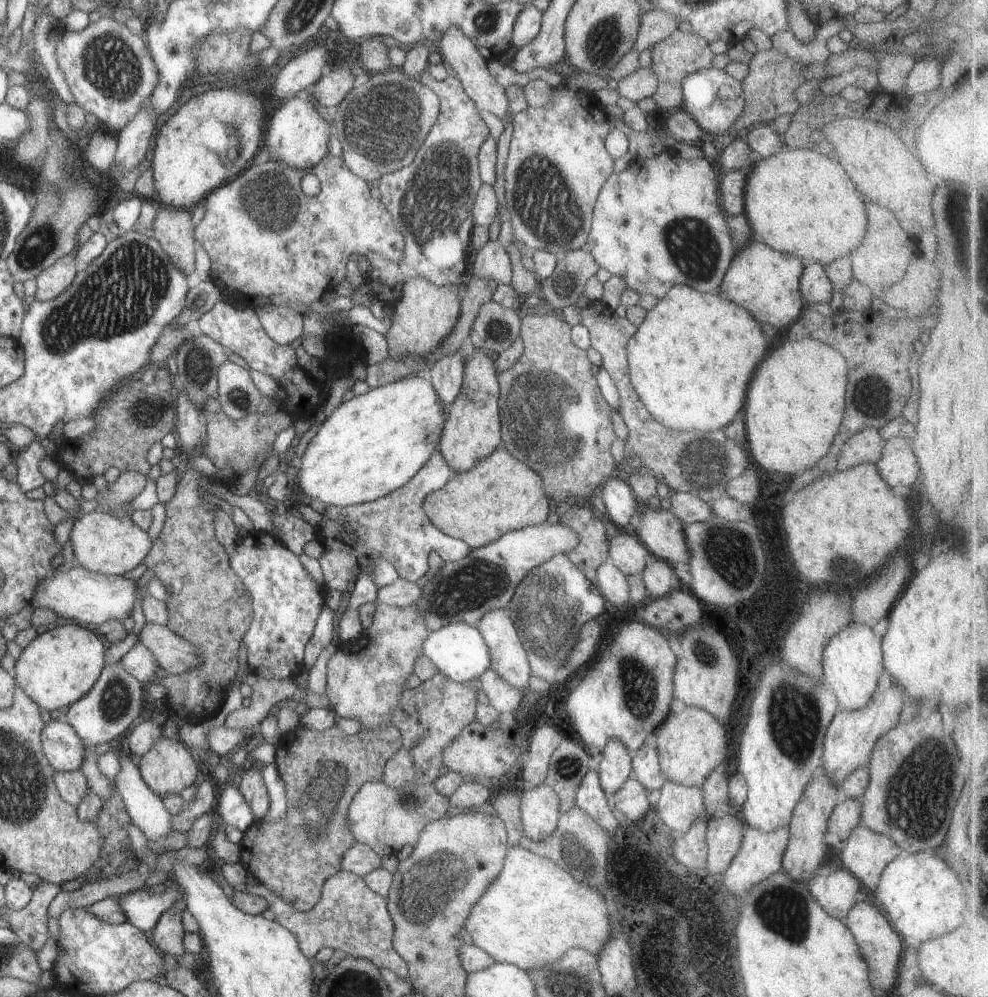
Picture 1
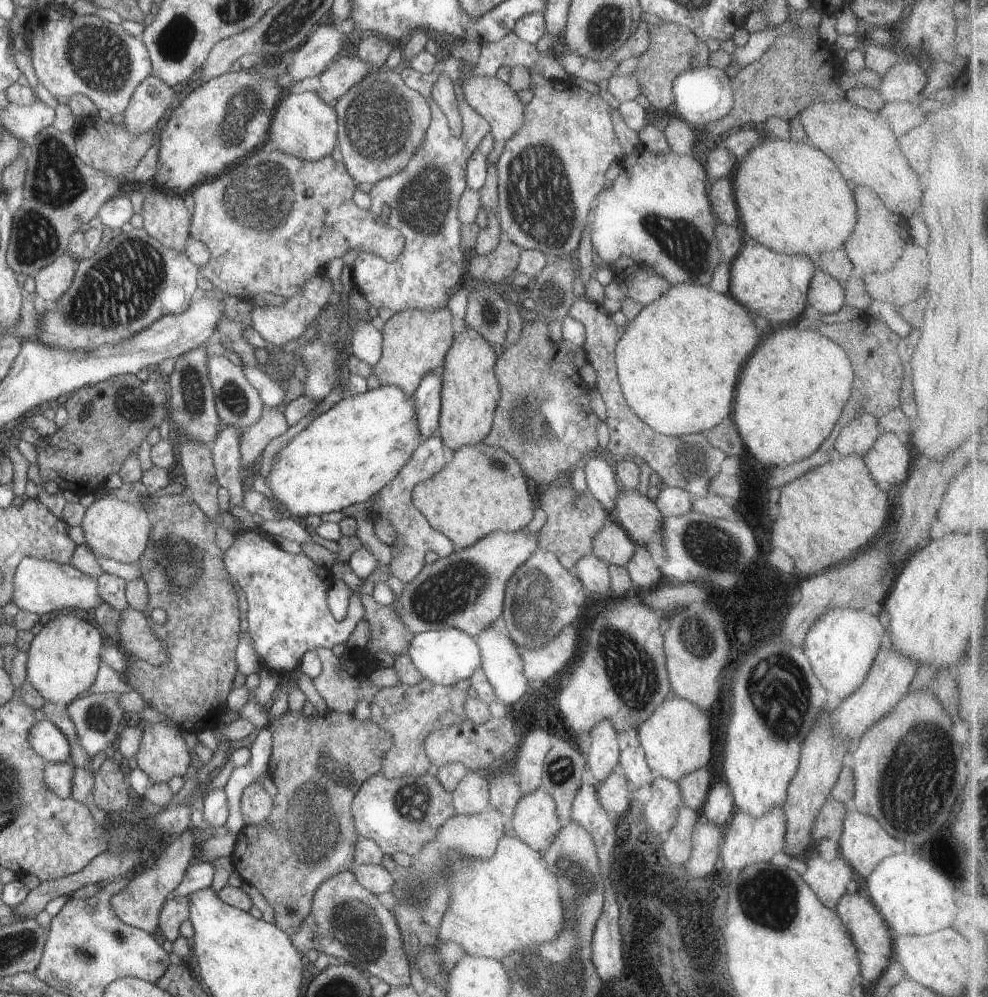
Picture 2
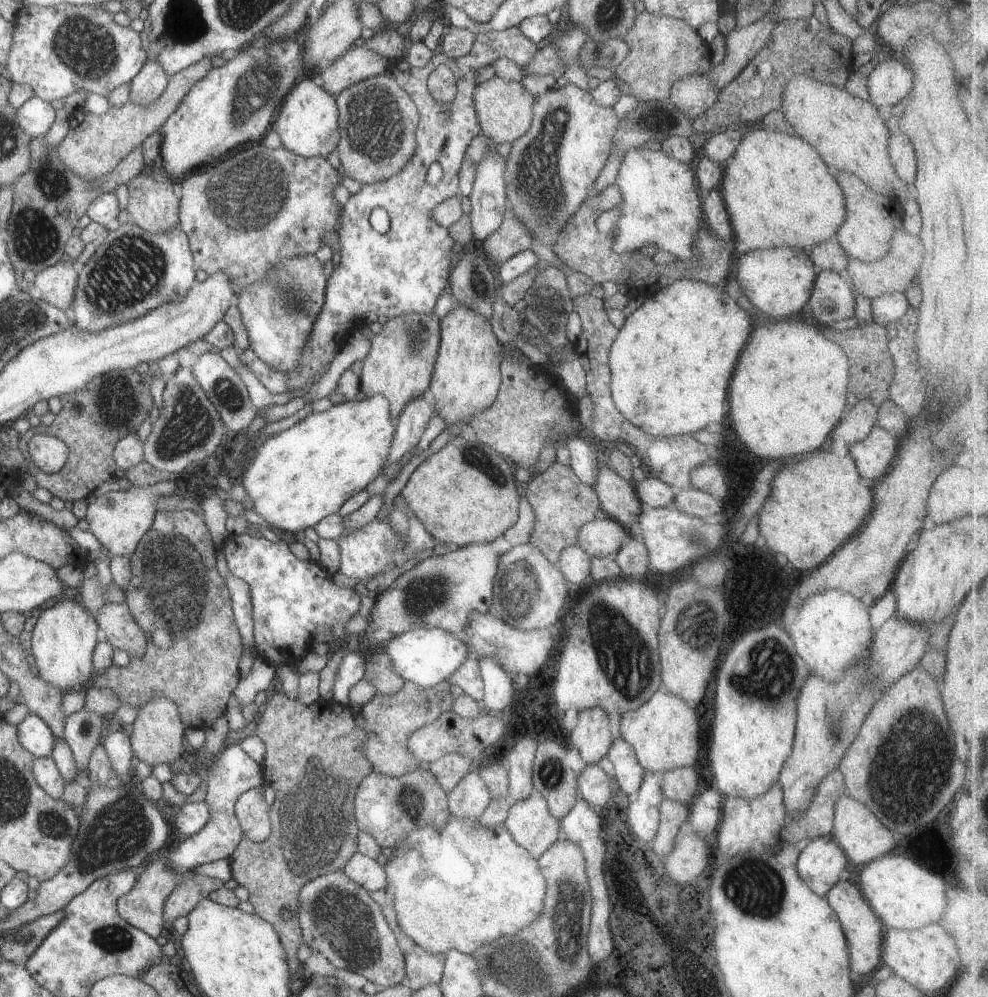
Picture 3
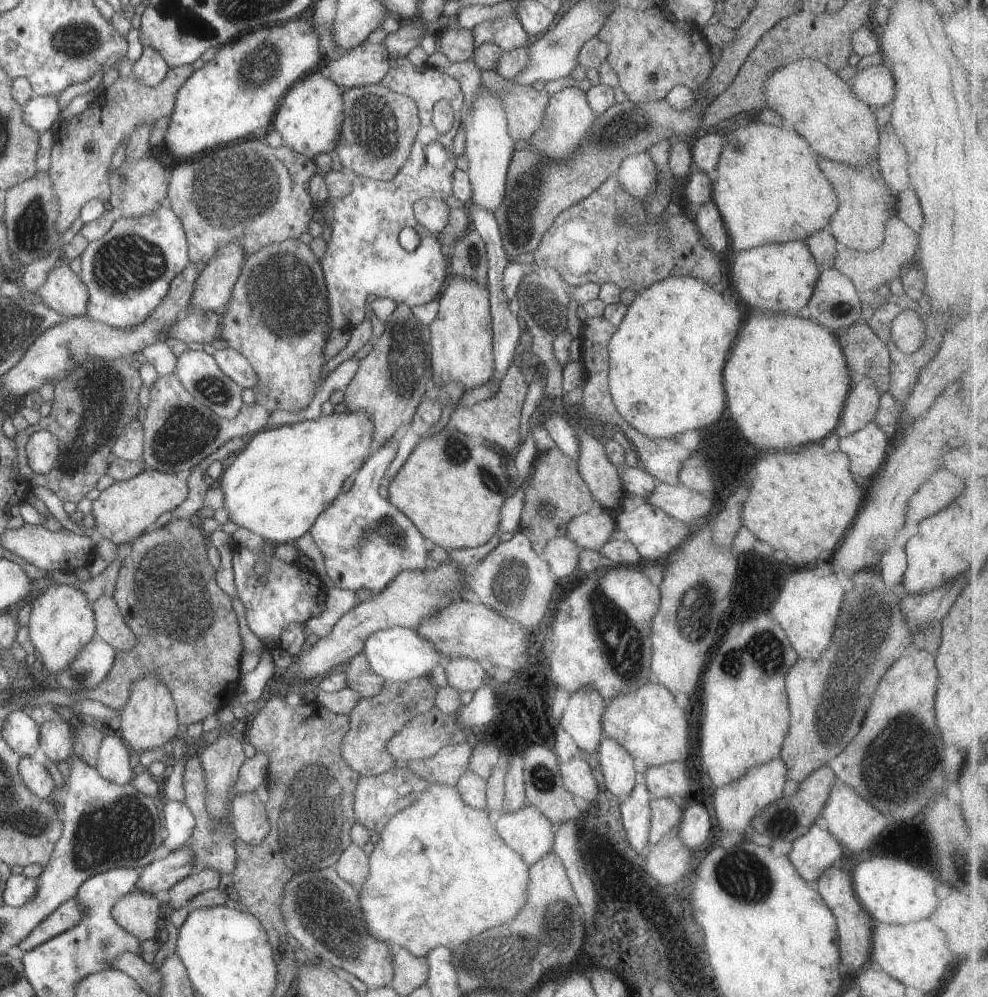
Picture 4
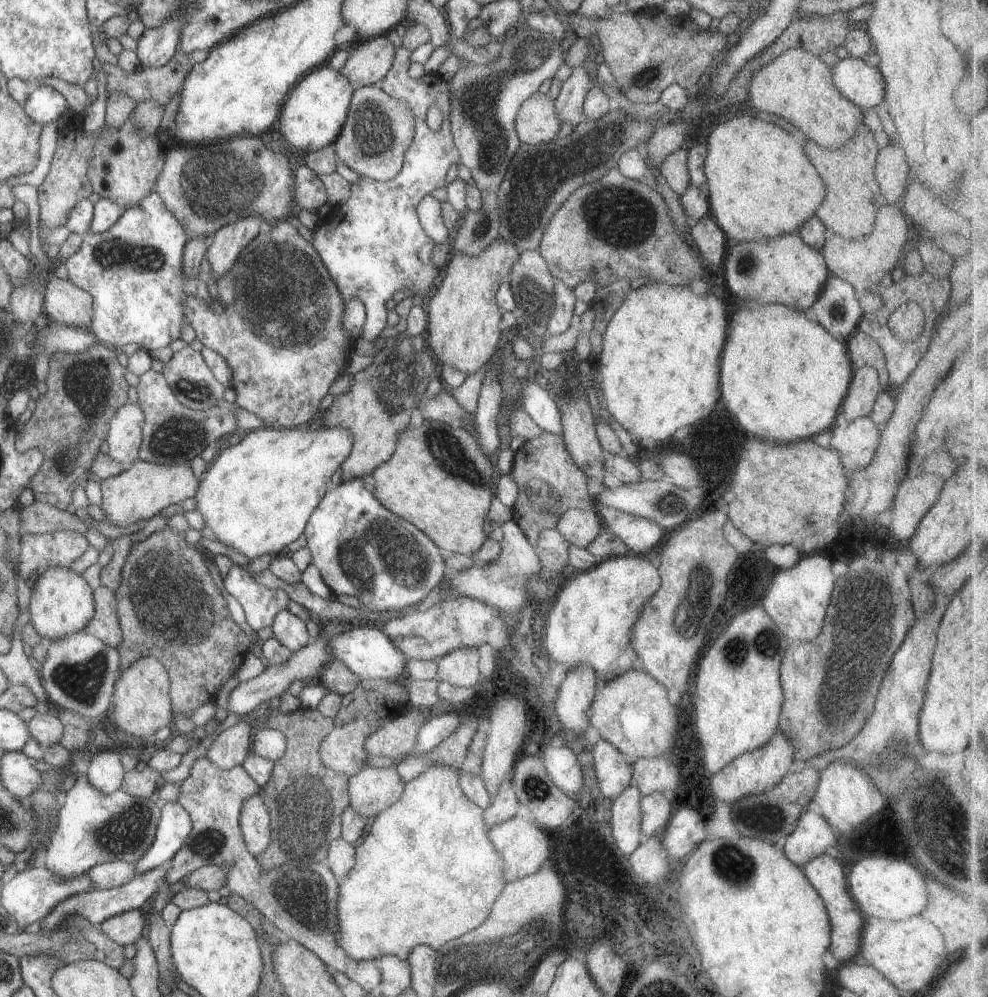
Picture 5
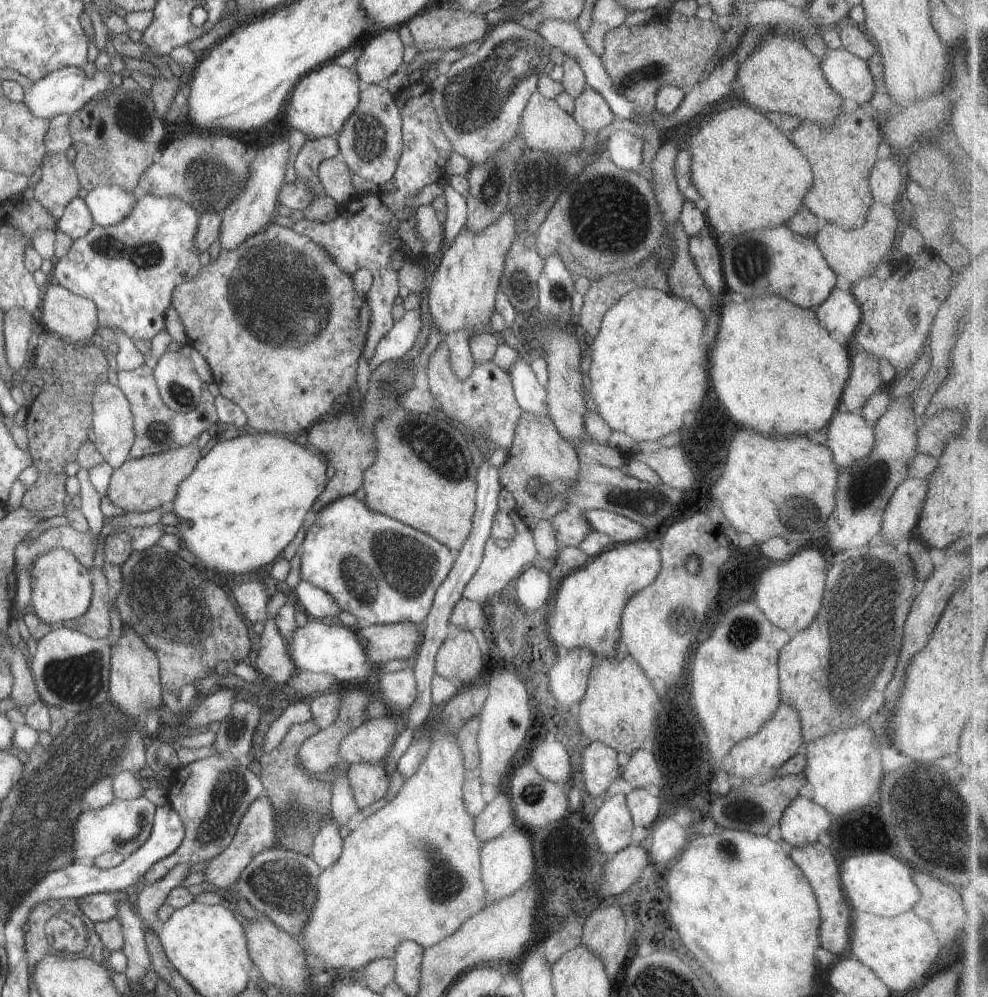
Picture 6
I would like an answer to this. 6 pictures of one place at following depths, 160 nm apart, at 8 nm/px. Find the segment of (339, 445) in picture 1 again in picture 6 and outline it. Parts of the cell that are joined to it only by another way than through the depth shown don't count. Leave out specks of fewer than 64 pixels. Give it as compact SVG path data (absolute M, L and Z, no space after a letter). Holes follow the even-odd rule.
M244 430L238 437L232 440L221 438L217 444L198 461L192 474L187 476L178 485L176 498L172 504L170 504L170 506L173 506L173 512L179 520L179 525L176 526L176 528L178 534L181 536L184 552L188 552L188 550L194 552L206 568L212 568L212 570L222 572L222 574L224 574L224 580L228 580L230 583L240 578L250 576L250 572L255 572L256 569L264 568L264 566L272 564L272 562L282 556L284 548L294 540L294 536L298 534L298 530L302 528L302 524L304 524L304 520L306 520L306 512L315 506L321 492L324 492L327 482L329 481L326 477L326 468L331 464L328 461L328 458L326 458L323 452L309 445L301 446L295 442L294 437L285 435Z

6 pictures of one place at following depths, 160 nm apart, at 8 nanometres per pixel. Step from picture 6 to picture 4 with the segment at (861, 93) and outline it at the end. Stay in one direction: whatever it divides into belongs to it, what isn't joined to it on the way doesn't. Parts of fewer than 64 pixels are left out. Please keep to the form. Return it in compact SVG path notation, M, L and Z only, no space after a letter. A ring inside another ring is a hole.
M887 63L858 70L850 85L856 98L873 110L890 106L896 94L894 76Z

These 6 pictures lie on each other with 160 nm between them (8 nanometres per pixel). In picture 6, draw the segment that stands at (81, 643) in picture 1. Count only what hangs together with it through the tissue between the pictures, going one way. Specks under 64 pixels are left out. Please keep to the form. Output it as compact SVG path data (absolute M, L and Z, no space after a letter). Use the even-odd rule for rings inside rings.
M49 550L33 562L29 573L32 587L30 608L42 622L52 627L62 626L62 623L80 619L89 610L93 598L92 580L85 565L70 551Z

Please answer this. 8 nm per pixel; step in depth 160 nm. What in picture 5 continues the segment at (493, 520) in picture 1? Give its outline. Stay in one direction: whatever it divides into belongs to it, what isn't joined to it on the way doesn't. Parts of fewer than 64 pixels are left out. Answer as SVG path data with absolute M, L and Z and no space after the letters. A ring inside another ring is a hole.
M424 420L419 428L408 426L398 437L394 454L386 464L374 469L372 475L376 480L376 492L373 495L388 510L425 532L445 554L459 552L473 555L486 542L489 531L487 514L502 473L492 458L481 449L476 436L463 427L450 428L447 424L428 420Z

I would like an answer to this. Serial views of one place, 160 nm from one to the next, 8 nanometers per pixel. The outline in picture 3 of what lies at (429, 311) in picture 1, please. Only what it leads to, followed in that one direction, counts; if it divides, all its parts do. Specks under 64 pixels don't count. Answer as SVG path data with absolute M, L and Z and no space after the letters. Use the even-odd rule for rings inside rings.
M408 313L388 319L382 331L371 339L371 351L363 360L360 391L366 397L384 395L389 400L390 412L397 418L410 400L422 395L431 385L441 341L440 325L441 319L434 313L430 316Z

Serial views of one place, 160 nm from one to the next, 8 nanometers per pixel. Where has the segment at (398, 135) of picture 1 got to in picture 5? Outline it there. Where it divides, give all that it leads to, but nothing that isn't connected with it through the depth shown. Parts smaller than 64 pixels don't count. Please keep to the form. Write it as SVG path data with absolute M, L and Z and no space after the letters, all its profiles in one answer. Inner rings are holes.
M366 85L356 86L347 119L333 143L336 156L342 164L346 164L360 177L386 182L403 169L404 157L414 135L415 116L411 106L390 91Z

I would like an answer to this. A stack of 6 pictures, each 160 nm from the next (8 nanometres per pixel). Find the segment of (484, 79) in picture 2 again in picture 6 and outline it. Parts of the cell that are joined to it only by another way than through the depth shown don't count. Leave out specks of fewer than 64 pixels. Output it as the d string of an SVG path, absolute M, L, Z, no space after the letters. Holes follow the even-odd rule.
M538 91L529 98L521 116L520 134L525 147L535 151L549 153L571 153L581 149L586 132L574 119L568 115L554 99L550 99Z

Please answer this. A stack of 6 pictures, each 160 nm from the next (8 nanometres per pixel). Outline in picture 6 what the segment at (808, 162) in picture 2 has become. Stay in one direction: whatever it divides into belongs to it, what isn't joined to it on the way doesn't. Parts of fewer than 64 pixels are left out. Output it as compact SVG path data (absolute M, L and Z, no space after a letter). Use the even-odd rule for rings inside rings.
M750 105L714 112L692 138L689 151L693 183L707 200L707 223L720 239L786 225L814 184L804 154Z

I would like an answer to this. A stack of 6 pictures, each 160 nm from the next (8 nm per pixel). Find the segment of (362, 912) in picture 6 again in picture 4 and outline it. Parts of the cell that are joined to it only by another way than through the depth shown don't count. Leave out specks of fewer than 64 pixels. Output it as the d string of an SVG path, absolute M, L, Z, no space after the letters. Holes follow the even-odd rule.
M429 783L419 799L395 814L383 826L378 843L369 855L369 873L359 888L366 928L388 946L402 946L414 956L426 957L436 947L454 951L488 928L510 922L526 904L530 882L528 866L496 830L486 810L468 806L457 787Z

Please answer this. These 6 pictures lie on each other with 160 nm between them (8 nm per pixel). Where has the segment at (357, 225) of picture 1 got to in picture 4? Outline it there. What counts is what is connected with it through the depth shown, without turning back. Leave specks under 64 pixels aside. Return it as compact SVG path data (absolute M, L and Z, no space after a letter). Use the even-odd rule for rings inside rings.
M260 138L242 139L238 143L226 144L226 146L214 148L214 150L210 150L209 152L202 152L200 156L202 156L202 158L196 160L196 162L176 161L174 166L170 169L172 176L169 183L169 197L166 202L168 207L180 218L181 224L187 234L188 254L191 264L196 265L198 262L202 262L202 264L208 265L208 262L212 260L212 256L216 254L216 250L222 248L222 246L226 246L228 242L238 242L238 240L240 240L240 246L242 246L242 250L244 250L244 255L250 256L250 254L258 252L262 246L278 244L278 242L284 242L284 240L299 240L298 238L300 238L304 232L309 232L308 226L310 226L310 222L313 221L312 216L314 216L314 213L317 212L320 207L319 204L316 204L314 200L312 200L308 191L310 178L318 173L317 166L314 164L313 159L305 158L292 150L292 148L274 149L270 147L264 139Z

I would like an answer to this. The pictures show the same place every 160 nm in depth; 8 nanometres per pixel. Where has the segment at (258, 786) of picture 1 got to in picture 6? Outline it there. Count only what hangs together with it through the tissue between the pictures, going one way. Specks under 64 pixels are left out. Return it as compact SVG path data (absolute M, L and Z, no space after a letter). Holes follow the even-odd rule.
M258 797L244 813L237 826L236 834L233 841L218 855L215 856L208 866L204 868L204 881L214 884L216 888L224 888L234 884L240 872L256 855L260 855L262 851L270 850L274 847L277 839L277 826L274 820L274 809L272 802L268 797Z

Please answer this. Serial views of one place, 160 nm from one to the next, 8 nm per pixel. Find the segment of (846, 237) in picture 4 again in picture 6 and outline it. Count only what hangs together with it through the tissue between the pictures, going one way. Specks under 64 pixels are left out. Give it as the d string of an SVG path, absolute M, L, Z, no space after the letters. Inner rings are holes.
M859 107L855 112L840 112L835 126L829 131L821 129L810 121L792 132L792 142L806 154L814 172L814 188L806 194L806 208L843 229L860 228L867 219L869 208L875 202L869 185L871 168L879 161L878 144L882 142L882 132L875 118Z

